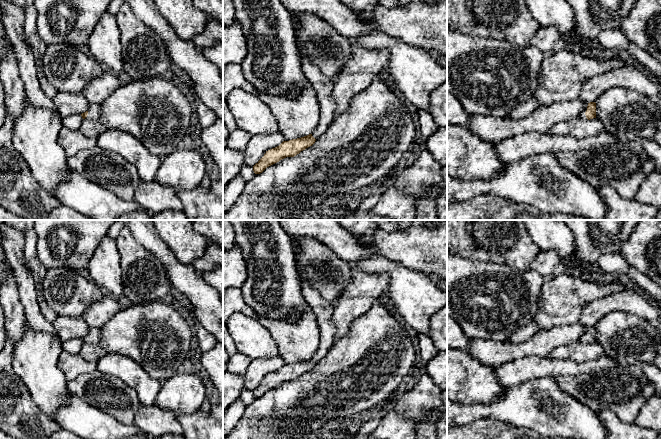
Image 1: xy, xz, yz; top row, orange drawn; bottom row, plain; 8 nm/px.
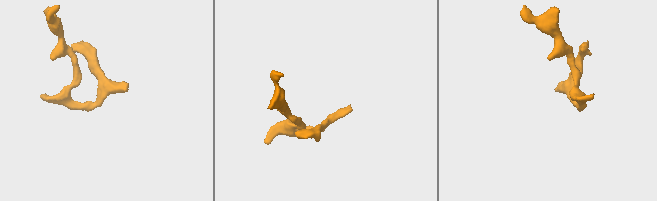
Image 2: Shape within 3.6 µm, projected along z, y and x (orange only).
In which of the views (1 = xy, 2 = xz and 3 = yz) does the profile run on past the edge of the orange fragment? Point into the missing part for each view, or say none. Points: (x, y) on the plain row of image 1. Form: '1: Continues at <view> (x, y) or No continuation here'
1: Continues at xy (91, 351)
2: Continues at xz (323, 310)
3: Continues at yz (579, 351)

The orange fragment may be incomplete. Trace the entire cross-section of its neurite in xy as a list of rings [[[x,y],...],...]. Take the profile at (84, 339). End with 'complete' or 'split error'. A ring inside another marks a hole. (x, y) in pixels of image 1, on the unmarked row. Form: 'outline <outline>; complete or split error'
outline [[[90,327],[88,334],[81,338],[83,344],[79,354],[86,361],[97,362],[106,354],[104,349],[99,344],[100,336],[100,328]]]; split error

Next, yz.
outline [[[590,326],[585,329],[578,341],[555,348],[550,356],[555,359],[584,362],[595,360],[605,354],[602,346],[596,341],[596,327]]]; split error

